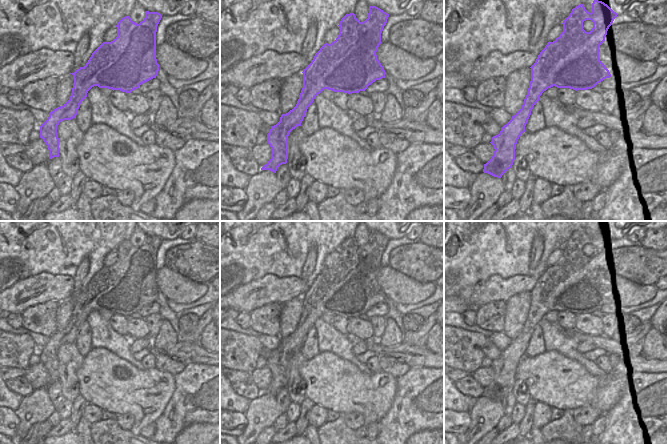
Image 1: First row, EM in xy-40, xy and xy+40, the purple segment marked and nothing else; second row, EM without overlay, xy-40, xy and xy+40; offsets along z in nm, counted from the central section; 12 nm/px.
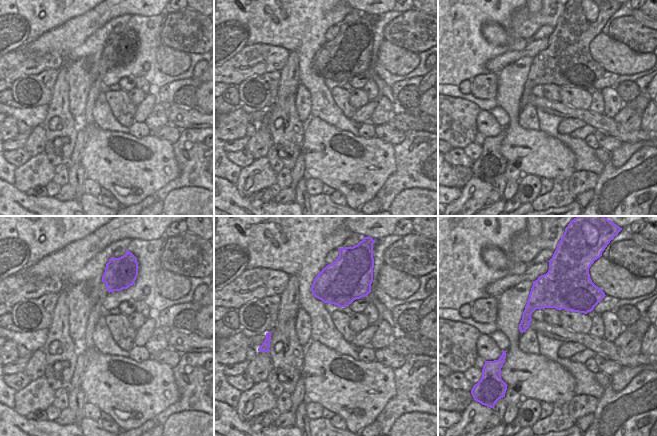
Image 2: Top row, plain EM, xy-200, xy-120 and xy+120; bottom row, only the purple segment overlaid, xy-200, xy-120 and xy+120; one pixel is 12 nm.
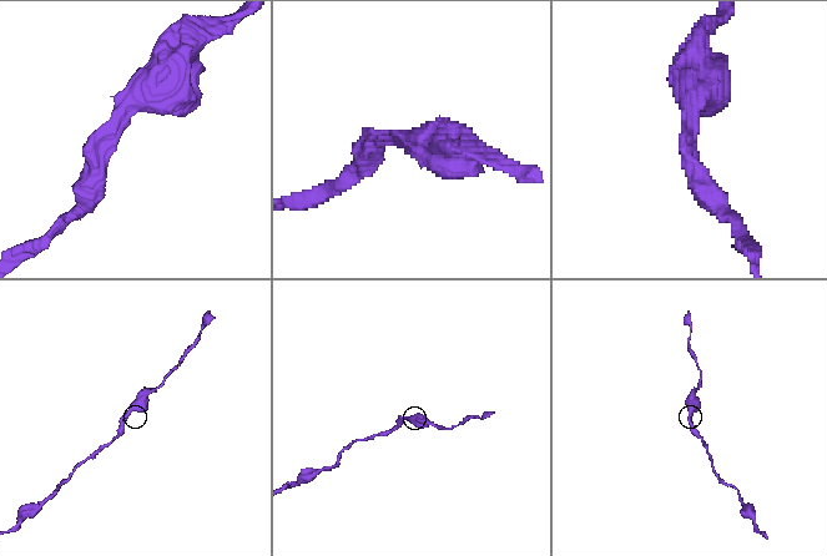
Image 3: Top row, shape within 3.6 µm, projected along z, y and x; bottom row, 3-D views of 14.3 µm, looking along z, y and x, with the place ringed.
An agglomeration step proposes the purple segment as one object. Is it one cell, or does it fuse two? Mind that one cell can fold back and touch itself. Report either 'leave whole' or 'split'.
leave whole

